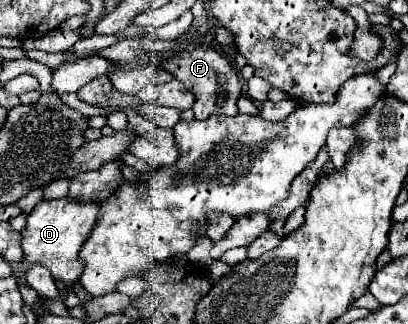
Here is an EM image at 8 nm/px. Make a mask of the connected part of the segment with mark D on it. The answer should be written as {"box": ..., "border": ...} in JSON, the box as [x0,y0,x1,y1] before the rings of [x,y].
{"box":[20,199,98,285],"border":[[[68,199],[42,201],[34,207],[34,211],[26,219],[26,227],[20,231],[22,235],[22,259],[20,269],[26,273],[32,265],[40,263],[50,269],[54,281],[62,281],[72,285],[78,281],[82,273],[82,263],[78,261],[78,251],[86,237],[90,235],[98,217],[98,203],[74,203]]]}

